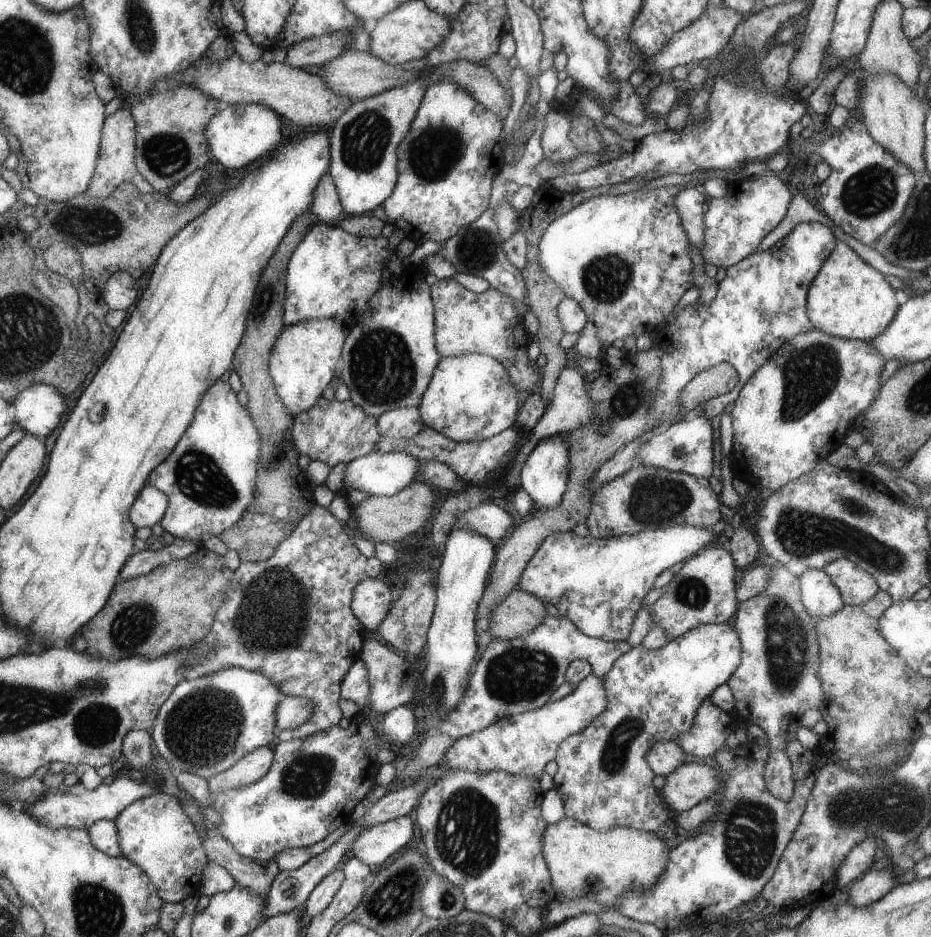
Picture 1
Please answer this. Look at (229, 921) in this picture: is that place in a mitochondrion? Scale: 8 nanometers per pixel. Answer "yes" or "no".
yes

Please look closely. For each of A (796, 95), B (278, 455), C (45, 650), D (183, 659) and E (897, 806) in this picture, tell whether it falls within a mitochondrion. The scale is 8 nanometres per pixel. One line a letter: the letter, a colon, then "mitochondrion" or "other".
A: other
B: mitochondrion
C: other
D: other
E: mitochondrion

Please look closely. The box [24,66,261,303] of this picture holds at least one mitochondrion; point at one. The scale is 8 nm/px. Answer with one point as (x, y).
(87, 225)

